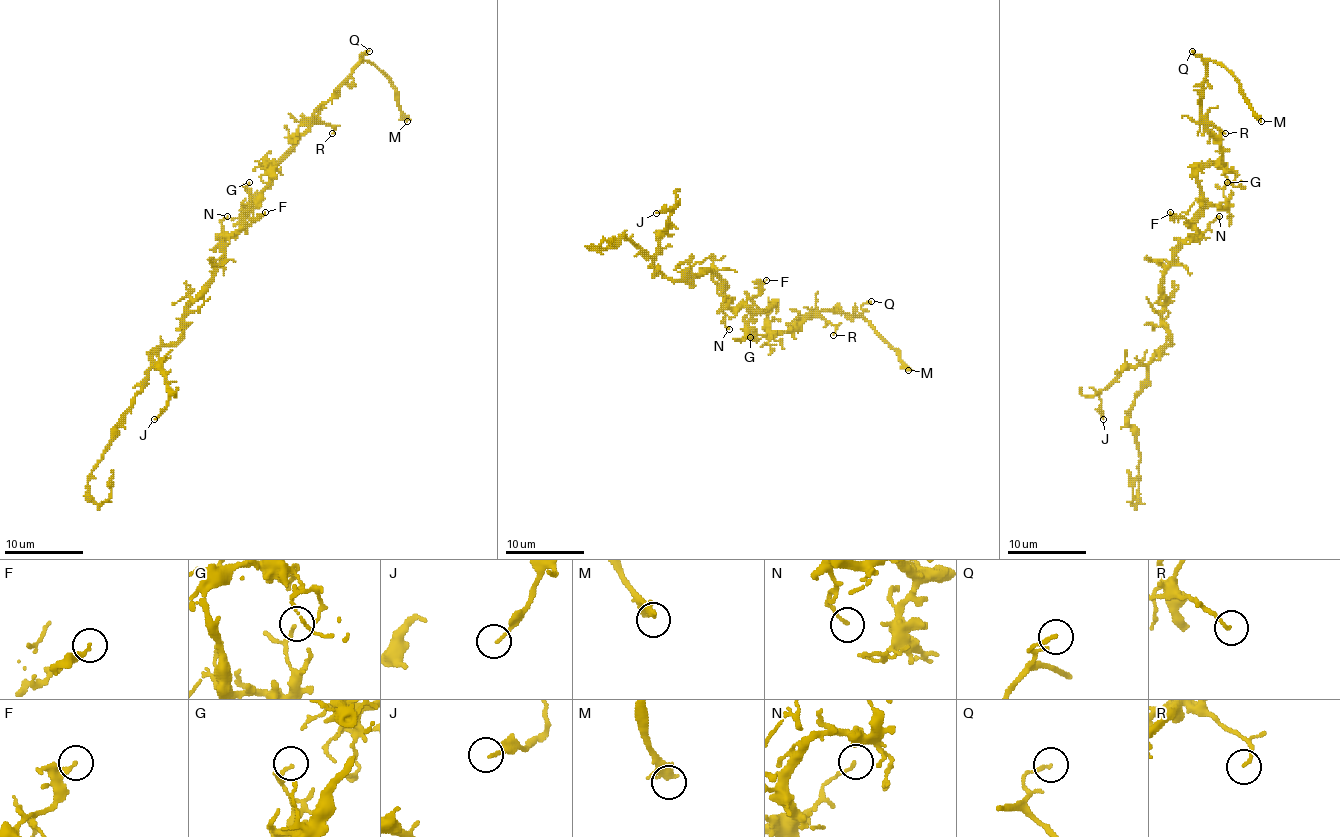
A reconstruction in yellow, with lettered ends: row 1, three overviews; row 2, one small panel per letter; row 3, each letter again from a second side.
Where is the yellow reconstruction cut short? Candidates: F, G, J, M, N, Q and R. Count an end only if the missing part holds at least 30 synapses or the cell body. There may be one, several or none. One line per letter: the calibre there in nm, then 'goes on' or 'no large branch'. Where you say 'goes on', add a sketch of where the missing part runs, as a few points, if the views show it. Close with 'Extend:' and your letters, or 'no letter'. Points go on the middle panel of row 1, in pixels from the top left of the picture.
F: calibre 160 nm; no large branch
G: calibre 100 nm; no large branch
J: calibre 100 nm; no large branch
M: calibre 300 nm; goes on; course (908, 370), (957, 382), (975, 392)
N: calibre 100 nm; no large branch
Q: calibre 150 nm; no large branch
R: calibre 120 nm; no large branch
Extend: M

